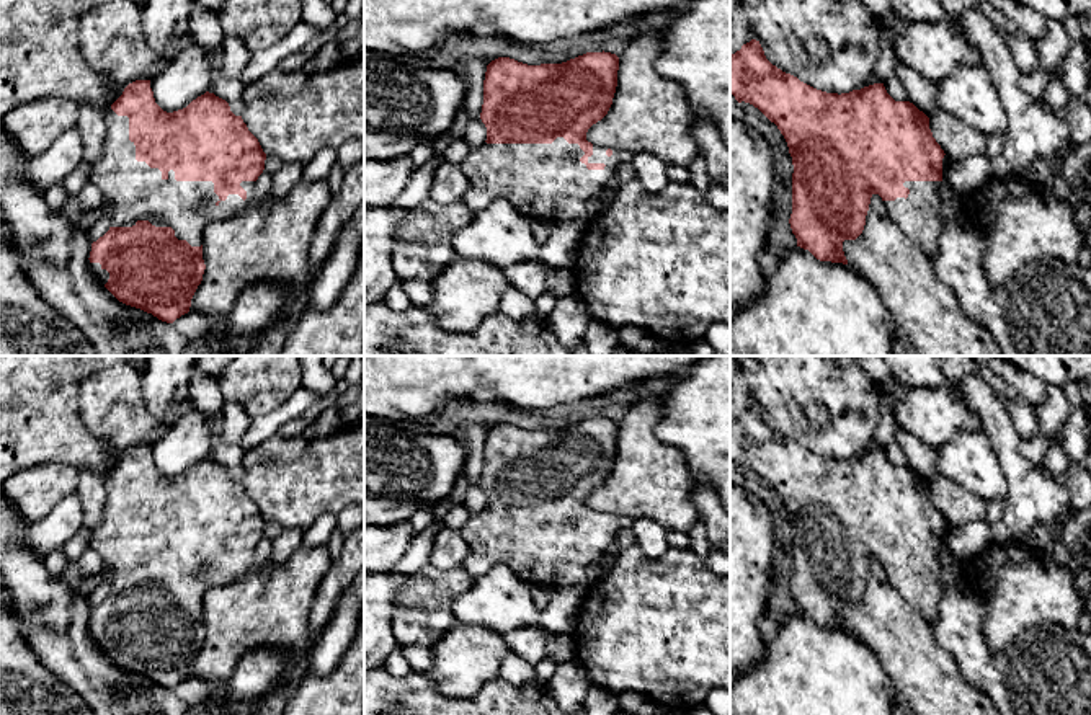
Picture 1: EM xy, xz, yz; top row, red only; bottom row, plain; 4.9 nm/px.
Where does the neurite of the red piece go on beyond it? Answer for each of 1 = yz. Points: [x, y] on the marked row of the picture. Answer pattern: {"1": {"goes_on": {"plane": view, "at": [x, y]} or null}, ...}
{"1": {"goes_on": {"plane": "yz", "at": [923, 214]}}}

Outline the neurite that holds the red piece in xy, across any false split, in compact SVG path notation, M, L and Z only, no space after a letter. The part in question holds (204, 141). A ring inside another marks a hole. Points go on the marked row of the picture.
M136 80L111 104L105 121L101 157L90 180L108 204L108 209L101 212L109 215L111 227L91 243L88 258L91 271L119 302L173 323L189 312L191 299L203 281L204 229L248 206L255 194L255 181L265 170L266 153L242 116L235 116L225 100L209 91L186 108L167 113L155 103L150 80Z

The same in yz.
M751 39L730 54L730 93L738 103L758 108L784 135L792 157L792 214L789 219L797 246L820 261L843 263L844 240L856 240L866 225L871 198L879 194L892 217L933 260L937 237L947 222L967 222L965 204L952 193L944 198L941 186L951 160L933 137L929 118L910 101L895 101L884 83L874 83L849 93L826 93L773 65L759 44Z

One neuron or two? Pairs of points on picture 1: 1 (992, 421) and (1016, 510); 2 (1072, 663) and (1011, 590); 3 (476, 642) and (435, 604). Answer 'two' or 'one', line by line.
1: one
2: two
3: two

